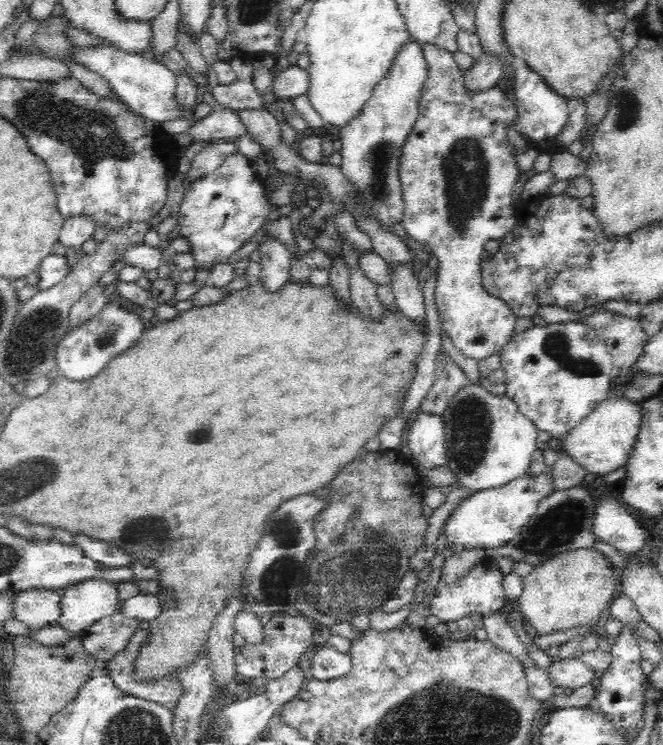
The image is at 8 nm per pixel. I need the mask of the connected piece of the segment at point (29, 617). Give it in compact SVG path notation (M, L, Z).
M62 589L27 590L17 593L15 619L35 632L62 618Z

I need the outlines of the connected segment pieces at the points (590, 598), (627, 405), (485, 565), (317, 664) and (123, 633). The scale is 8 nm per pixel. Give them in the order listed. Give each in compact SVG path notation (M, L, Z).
M590 548L567 550L536 565L523 579L519 607L537 635L590 623L608 608L614 598L614 567L606 555Z
M610 396L600 402L587 418L568 434L560 438L561 450L571 454L589 476L602 477L627 466L643 424L644 412L641 402L621 400Z
M487 555L468 570L464 570L464 574L457 577L454 582L448 582L442 575L434 590L434 596L427 602L430 611L436 620L443 623L457 622L472 614L480 614L483 618L491 617L492 614L501 614L505 602L505 578L506 575L493 561L493 556Z
M324 644L313 653L311 671L316 680L334 680L344 676L352 670L353 660L351 653L345 654L336 648Z
M124 600L118 602L112 615L96 621L79 636L84 648L95 660L109 661L121 653L140 628L140 619L126 615L123 602Z

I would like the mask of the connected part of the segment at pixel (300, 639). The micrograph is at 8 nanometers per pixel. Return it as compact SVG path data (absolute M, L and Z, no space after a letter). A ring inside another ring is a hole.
M273 613L265 626L264 642L258 646L245 645L242 652L235 652L235 669L250 681L265 681L278 678L298 664L300 656L310 649L312 644L312 626L302 616L281 616Z

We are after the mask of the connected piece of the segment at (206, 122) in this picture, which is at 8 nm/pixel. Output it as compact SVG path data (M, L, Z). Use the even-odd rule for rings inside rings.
M225 109L222 112L207 116L192 126L191 134L194 141L224 140L234 142L240 136L248 134L248 128L237 112Z

